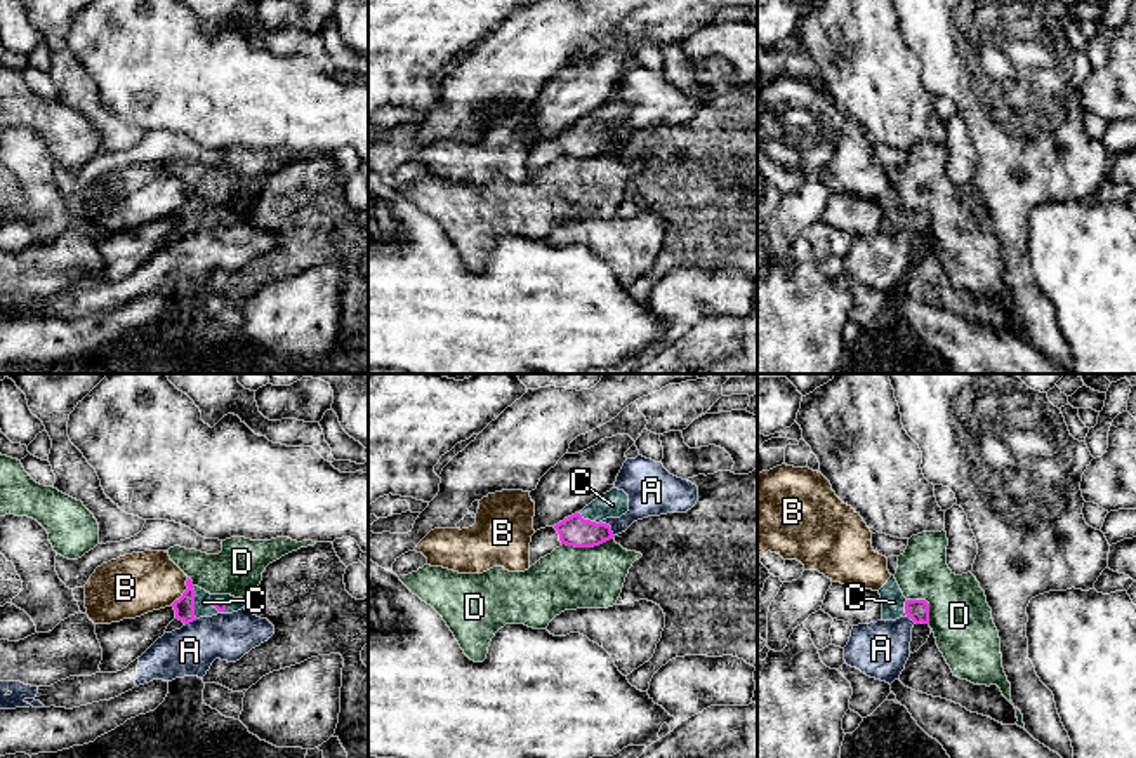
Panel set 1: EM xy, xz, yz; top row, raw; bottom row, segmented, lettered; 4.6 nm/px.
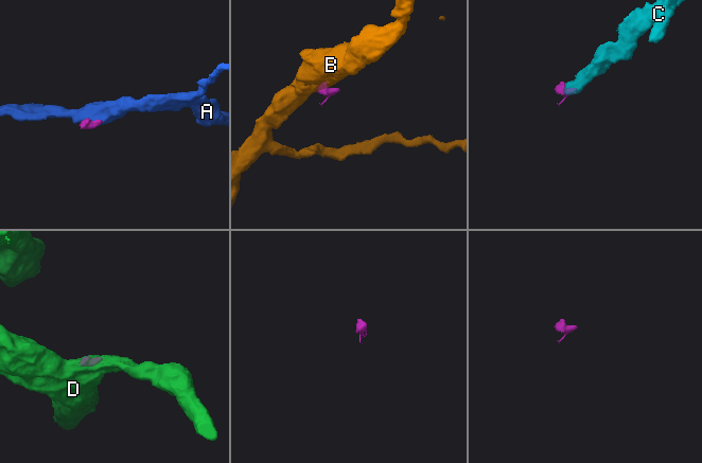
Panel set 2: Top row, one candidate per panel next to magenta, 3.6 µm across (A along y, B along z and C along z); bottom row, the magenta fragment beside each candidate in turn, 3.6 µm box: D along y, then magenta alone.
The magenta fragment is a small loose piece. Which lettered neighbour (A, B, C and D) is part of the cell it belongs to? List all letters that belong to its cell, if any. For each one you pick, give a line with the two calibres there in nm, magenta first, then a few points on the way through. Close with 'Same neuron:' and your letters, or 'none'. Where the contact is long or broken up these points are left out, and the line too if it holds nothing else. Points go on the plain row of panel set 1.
C: calibres 100 and 100 nm; way xy (184, 218), (193, 212), (204, 212)
Same neuron: C

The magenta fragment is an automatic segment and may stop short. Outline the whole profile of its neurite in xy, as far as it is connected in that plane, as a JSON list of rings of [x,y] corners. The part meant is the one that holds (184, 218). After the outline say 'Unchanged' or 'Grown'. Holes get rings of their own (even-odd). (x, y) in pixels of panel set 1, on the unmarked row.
[[[189,188],[186,196],[188,200],[182,203],[182,207],[172,214],[175,229],[167,236],[165,243],[181,240],[200,228],[238,223],[247,216],[247,210],[243,209],[234,209],[231,205],[210,205],[195,196]]]. Grown

